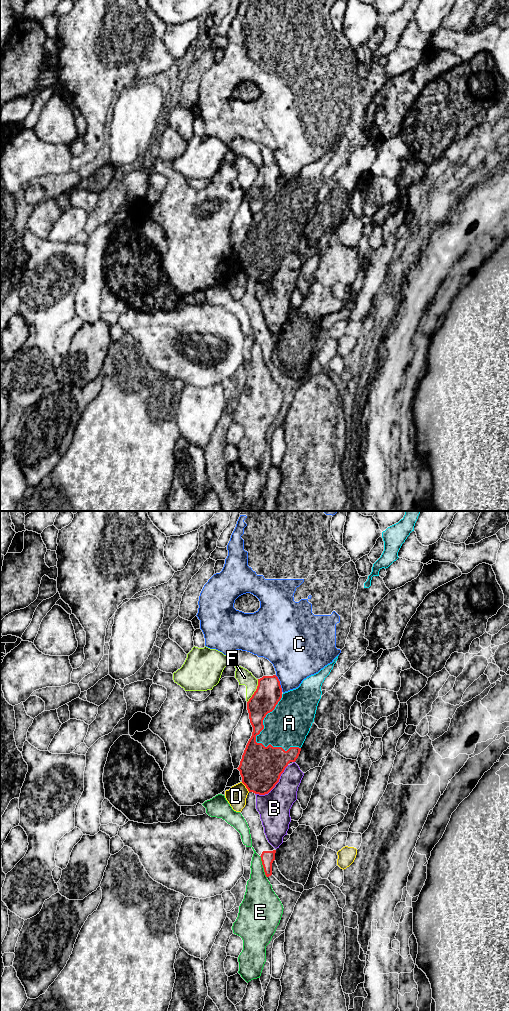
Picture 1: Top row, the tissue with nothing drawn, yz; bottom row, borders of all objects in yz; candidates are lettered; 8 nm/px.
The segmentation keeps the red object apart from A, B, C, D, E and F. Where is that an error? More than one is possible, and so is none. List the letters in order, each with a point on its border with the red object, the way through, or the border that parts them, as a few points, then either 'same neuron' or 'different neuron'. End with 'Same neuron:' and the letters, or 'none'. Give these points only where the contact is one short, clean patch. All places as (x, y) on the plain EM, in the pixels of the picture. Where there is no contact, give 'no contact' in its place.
A: meets red in yz at (260, 219); different neuron
B: meets red in yz at (275, 272); different neuron
C: meets red in yz at (279, 171); different neuron
D: meets red in yz at (246, 275); different neuron
E: meets red in yz at (263, 355); different neuron
F: meets red in yz at (255, 179); border along yz (258, 167), (256, 178), (247, 190); different neuron
Same neuron: none

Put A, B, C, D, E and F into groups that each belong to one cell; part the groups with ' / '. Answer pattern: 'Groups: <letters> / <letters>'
Groups: A / B / C / D / E / F

